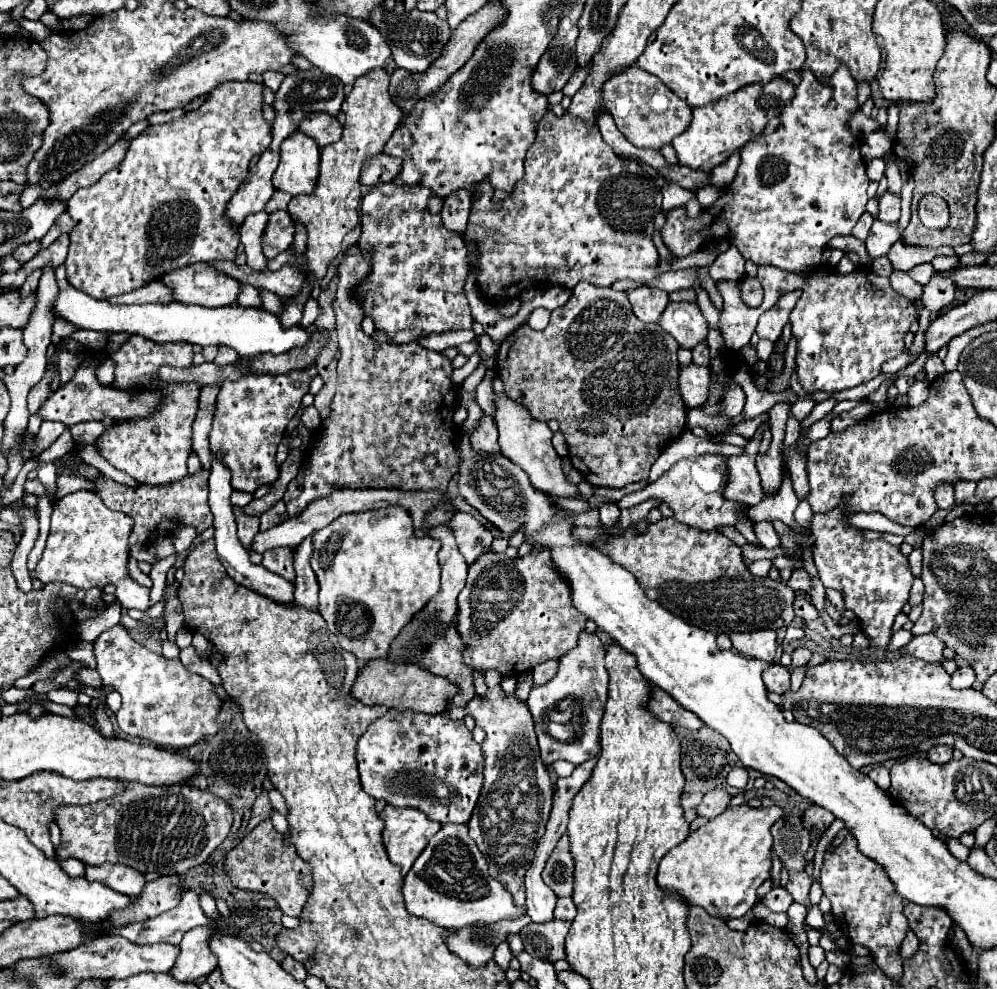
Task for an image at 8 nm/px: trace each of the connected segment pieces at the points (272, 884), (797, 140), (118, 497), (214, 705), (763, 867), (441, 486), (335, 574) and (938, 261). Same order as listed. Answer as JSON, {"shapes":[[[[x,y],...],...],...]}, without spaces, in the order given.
{"shapes":[[[[270,820],[258,824],[256,830],[252,830],[234,850],[228,852],[226,872],[236,888],[270,894],[288,916],[300,916],[312,892],[312,868],[298,856],[292,844],[284,842],[284,836],[274,830]]],[[[840,64],[840,68],[834,72],[832,88],[822,84],[808,68],[800,70],[800,78],[802,80],[796,86],[796,94],[780,114],[780,126],[776,132],[764,138],[752,138],[752,142],[742,148],[738,174],[734,182],[724,190],[724,194],[710,208],[704,208],[696,218],[690,218],[684,206],[666,214],[666,222],[660,232],[666,248],[674,256],[688,256],[696,252],[696,234],[704,234],[710,238],[728,240],[738,248],[744,260],[750,260],[756,266],[768,264],[796,274],[810,272],[820,266],[820,256],[826,244],[834,236],[848,236],[852,226],[866,212],[866,188],[870,182],[866,176],[866,164],[860,156],[860,138],[854,136],[848,126],[850,116],[860,108],[856,80],[852,78],[846,64]]],[[[202,470],[194,476],[186,476],[184,480],[178,480],[176,484],[164,484],[164,486],[142,484],[136,490],[116,484],[114,480],[106,476],[96,480],[94,484],[98,488],[98,496],[108,508],[120,510],[134,518],[134,530],[130,536],[130,544],[138,544],[138,542],[148,544],[158,536],[172,534],[180,526],[194,526],[198,534],[202,534],[206,528],[212,526],[212,512],[208,508],[208,474],[210,472]]],[[[124,626],[102,632],[94,642],[94,656],[104,686],[112,686],[122,696],[122,708],[116,712],[116,718],[120,730],[128,736],[178,750],[220,732],[216,718],[222,708],[222,698],[206,678],[188,672],[178,658],[168,660],[150,652],[134,642]]],[[[746,804],[736,808],[726,808],[720,816],[698,828],[694,834],[690,834],[682,844],[672,848],[660,862],[656,882],[664,892],[674,892],[680,898],[684,898],[690,906],[704,908],[710,916],[720,920],[730,918],[742,918],[748,910],[756,904],[756,890],[758,886],[770,878],[770,848],[772,848],[772,824],[782,816],[782,808],[770,806],[770,808],[750,808]]],[[[350,246],[344,254],[340,254],[338,276],[340,276],[340,288],[336,292],[336,324],[338,324],[338,340],[340,340],[340,352],[342,352],[342,356],[338,360],[338,384],[336,384],[336,394],[330,402],[330,414],[326,420],[320,422],[320,428],[314,434],[316,444],[314,444],[314,448],[308,450],[306,464],[302,466],[298,476],[288,484],[288,490],[282,498],[290,518],[298,516],[310,502],[322,498],[322,484],[332,486],[332,488],[338,486],[338,488],[356,488],[356,490],[358,488],[386,488],[386,490],[440,490],[440,492],[444,492],[450,478],[458,472],[458,460],[456,460],[456,452],[454,452],[454,444],[452,444],[452,442],[456,442],[456,432],[458,432],[452,422],[452,414],[454,414],[456,402],[458,402],[458,388],[450,382],[450,374],[452,374],[450,360],[446,356],[442,356],[440,352],[426,350],[418,342],[410,342],[410,344],[402,344],[402,346],[392,346],[386,342],[380,344],[362,332],[362,328],[360,328],[360,324],[364,320],[362,304],[360,302],[356,304],[356,300],[352,300],[352,284],[356,284],[356,280],[364,280],[364,276],[368,276],[368,260],[364,260],[364,254],[360,252],[358,246]]],[[[388,506],[388,508],[380,508],[380,510],[366,510],[366,512],[356,512],[356,514],[344,514],[340,518],[336,518],[328,528],[318,530],[314,534],[314,552],[310,558],[310,566],[318,578],[318,586],[320,586],[320,616],[326,620],[328,630],[338,638],[338,642],[342,644],[344,650],[352,652],[358,660],[368,662],[374,658],[386,658],[388,656],[388,648],[392,644],[392,638],[396,638],[396,634],[408,624],[408,620],[412,620],[412,616],[416,612],[420,612],[424,608],[424,604],[432,598],[432,594],[438,592],[440,588],[440,564],[438,564],[438,550],[440,550],[440,540],[430,538],[430,536],[422,536],[418,538],[414,534],[414,526],[412,520],[408,516],[408,512],[402,506]]],[[[937,256],[932,261],[931,264],[934,267],[936,272],[942,272],[949,270],[956,266],[960,261],[960,258],[957,256]]]]}

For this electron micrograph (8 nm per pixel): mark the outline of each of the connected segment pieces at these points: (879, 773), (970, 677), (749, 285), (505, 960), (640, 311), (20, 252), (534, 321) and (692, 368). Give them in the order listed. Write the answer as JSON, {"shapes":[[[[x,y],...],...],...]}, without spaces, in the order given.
{"shapes":[[[[874,766],[868,776],[880,786],[880,788],[886,788],[888,790],[888,784],[890,784],[890,770],[884,768],[884,766]]],[[[962,666],[962,668],[958,668],[954,674],[952,674],[952,680],[950,680],[950,684],[952,684],[952,688],[956,688],[956,690],[962,690],[962,688],[970,688],[972,684],[974,684],[974,672],[972,672],[972,668],[970,666]]],[[[744,276],[740,280],[740,298],[750,308],[758,308],[762,304],[762,286],[760,286],[758,278]]],[[[502,942],[502,944],[498,944],[498,948],[496,948],[496,952],[494,952],[494,962],[496,962],[500,968],[508,970],[508,964],[510,964],[510,960],[512,960],[512,952],[510,952],[510,946],[508,946],[508,942]]],[[[636,288],[628,292],[628,300],[634,308],[634,314],[642,320],[642,322],[658,322],[660,314],[666,310],[668,306],[668,292],[664,290],[656,290],[656,288]]],[[[36,240],[36,242],[32,242],[32,244],[24,244],[24,246],[20,246],[20,248],[16,248],[16,252],[12,254],[20,264],[26,264],[28,260],[32,260],[38,252],[40,252],[40,248],[42,248],[42,244],[40,244],[40,240]]],[[[536,308],[532,314],[530,314],[530,318],[528,318],[528,326],[532,326],[534,330],[544,330],[546,326],[548,326],[548,322],[550,322],[550,310],[546,310],[546,308]]],[[[688,364],[680,368],[680,396],[688,408],[704,404],[708,396],[708,380],[710,380],[708,366]]]]}

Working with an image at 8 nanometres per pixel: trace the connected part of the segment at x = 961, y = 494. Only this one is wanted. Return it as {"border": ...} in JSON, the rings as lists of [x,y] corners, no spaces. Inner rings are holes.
{"border":[[[960,480],[954,484],[954,492],[956,492],[956,502],[962,504],[962,502],[968,502],[974,498],[974,490],[976,490],[976,484],[968,482],[968,480]]]}

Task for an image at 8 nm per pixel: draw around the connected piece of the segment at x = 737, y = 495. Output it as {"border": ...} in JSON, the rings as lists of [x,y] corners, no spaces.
{"border":[[[769,418],[758,426],[756,434],[744,448],[744,454],[730,456],[726,462],[728,480],[726,480],[726,488],[724,488],[724,498],[732,500],[732,502],[740,502],[748,508],[760,504],[764,498],[764,492],[760,486],[760,474],[756,470],[756,456],[758,456],[758,446],[762,442],[764,426],[770,426]]]}

